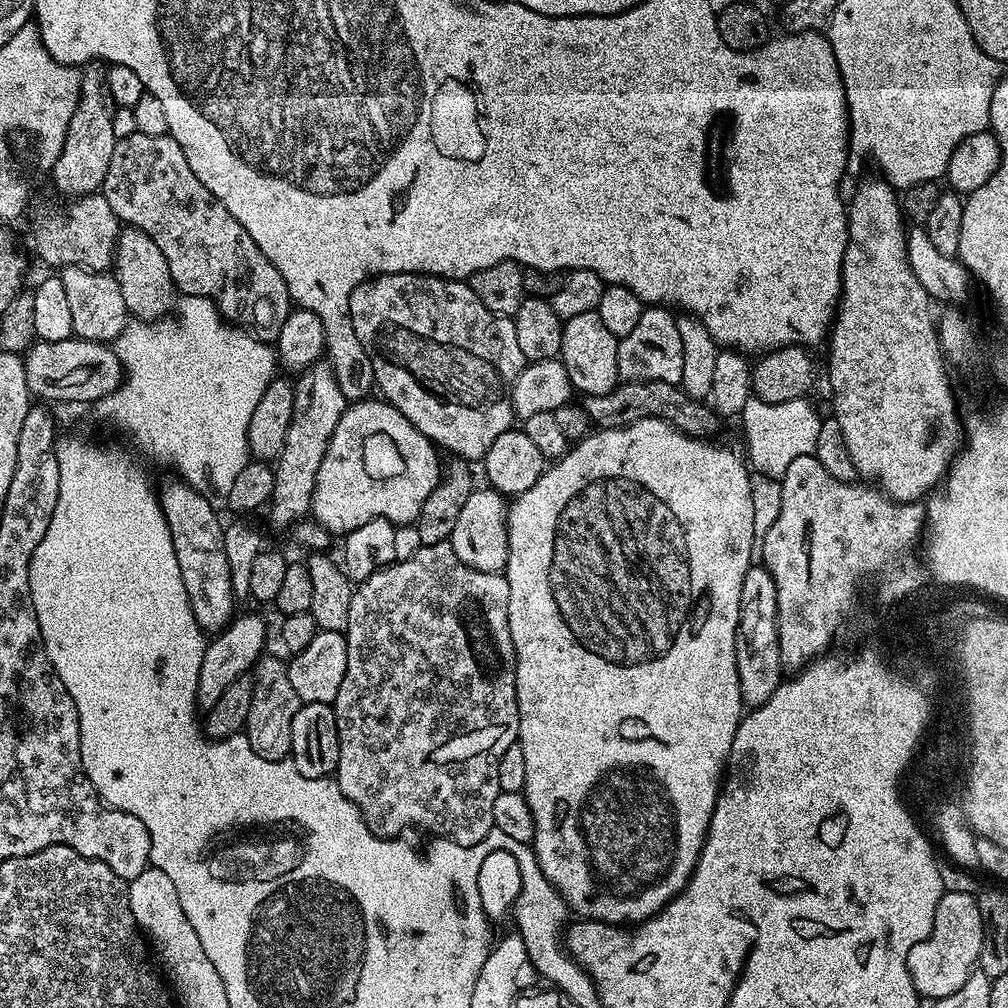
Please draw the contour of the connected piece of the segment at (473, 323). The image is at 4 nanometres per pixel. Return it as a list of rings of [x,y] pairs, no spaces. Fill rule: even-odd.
[[[395,272],[385,276],[374,276],[371,280],[361,282],[350,294],[348,320],[351,331],[358,338],[358,342],[362,342],[364,355],[370,358],[372,379],[375,387],[380,387],[379,395],[395,406],[418,431],[426,434],[426,438],[445,453],[452,452],[448,454],[469,462],[483,461],[490,446],[494,446],[494,438],[513,427],[512,387],[526,363],[522,350],[518,347],[516,322],[513,317],[495,316],[490,310],[486,310],[486,306],[482,306],[482,301],[478,299],[478,294],[474,294],[474,290],[470,290],[465,281],[446,280],[442,276],[426,276],[419,272]]]

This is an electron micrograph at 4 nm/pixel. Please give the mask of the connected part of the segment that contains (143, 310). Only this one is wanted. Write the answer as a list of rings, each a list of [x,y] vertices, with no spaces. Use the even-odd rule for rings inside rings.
[[[130,227],[121,231],[116,244],[114,275],[122,290],[122,302],[126,302],[129,313],[135,319],[151,322],[167,317],[173,311],[178,289],[172,283],[170,265],[166,262],[166,254],[162,254],[162,250],[144,231]]]

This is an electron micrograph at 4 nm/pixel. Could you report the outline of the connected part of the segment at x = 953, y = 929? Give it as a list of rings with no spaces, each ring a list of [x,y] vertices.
[[[945,892],[944,897],[938,902],[938,910],[934,910],[934,926],[930,934],[925,940],[918,942],[918,946],[913,946],[908,955],[910,982],[914,982],[914,990],[918,995],[925,1000],[938,1001],[950,998],[954,990],[962,990],[962,986],[966,986],[966,978],[970,978],[970,974],[979,965],[983,937],[982,914],[978,914],[975,895]]]

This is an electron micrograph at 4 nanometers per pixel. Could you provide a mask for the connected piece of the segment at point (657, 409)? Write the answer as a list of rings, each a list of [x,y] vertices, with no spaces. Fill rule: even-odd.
[[[641,380],[620,382],[609,393],[601,396],[584,396],[582,403],[586,414],[590,414],[593,425],[600,430],[625,428],[627,424],[639,420],[658,418],[665,420],[679,432],[685,432],[687,436],[712,438],[722,425],[720,416],[716,415],[711,407],[689,398],[683,388],[670,382],[642,382]]]

